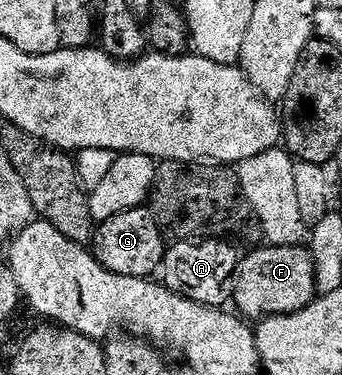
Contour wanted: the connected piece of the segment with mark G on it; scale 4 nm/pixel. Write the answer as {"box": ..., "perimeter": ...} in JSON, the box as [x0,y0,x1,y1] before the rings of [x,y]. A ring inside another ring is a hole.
{"box":[92,205,167,279],"perimeter":[[[141,205],[117,213],[116,216],[97,224],[92,240],[92,254],[100,266],[112,273],[124,277],[150,279],[153,271],[157,272],[161,268],[167,246],[167,240],[154,219],[151,208]]]}

